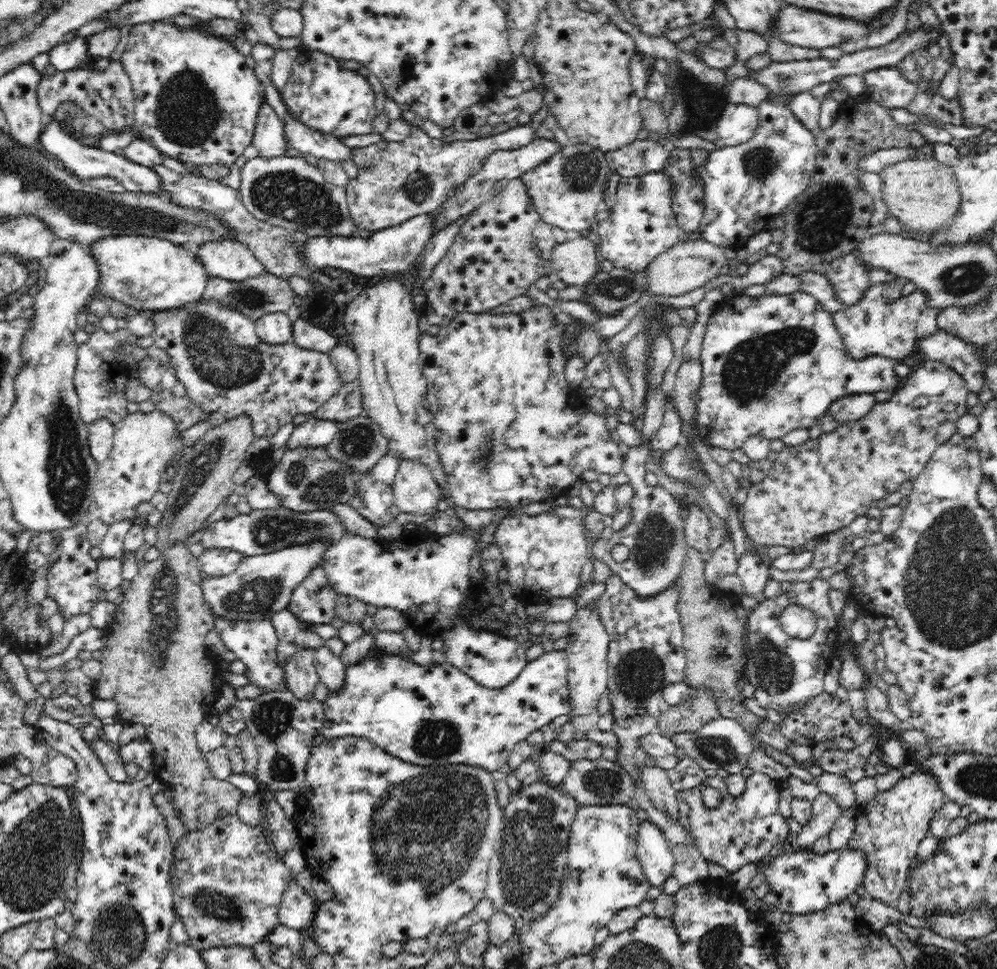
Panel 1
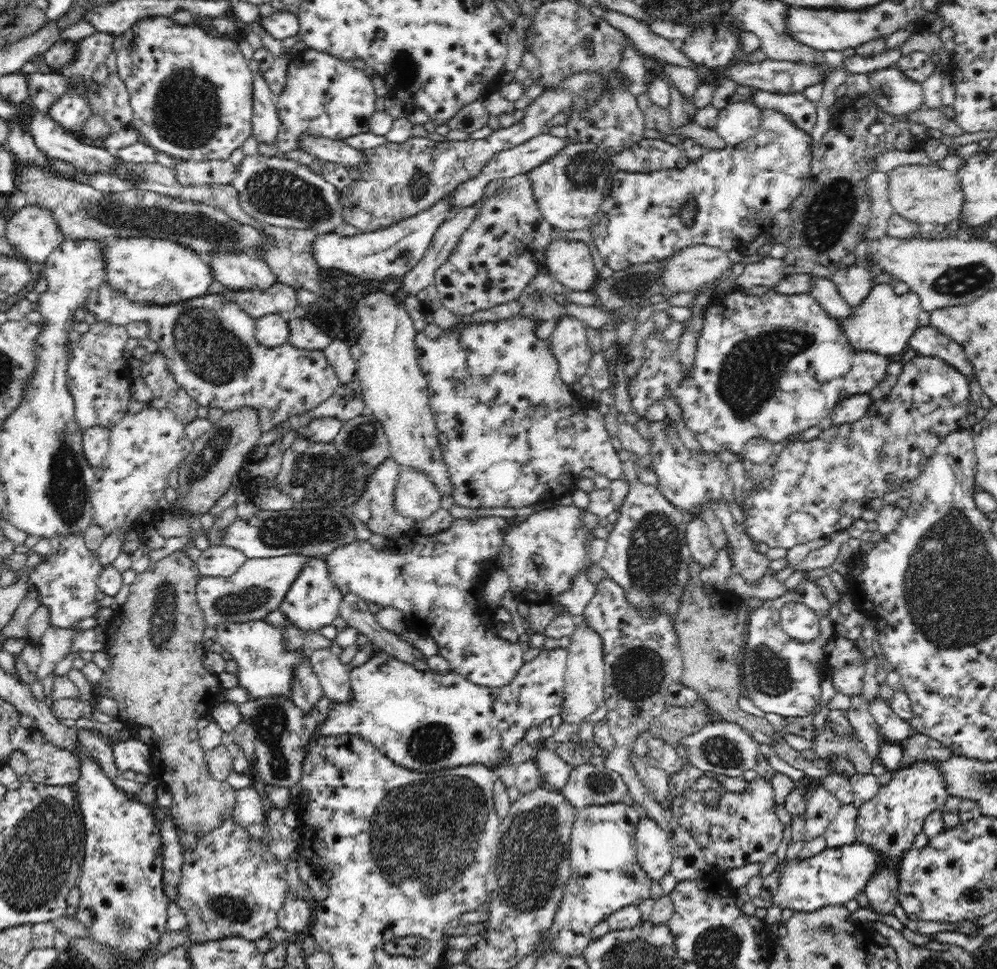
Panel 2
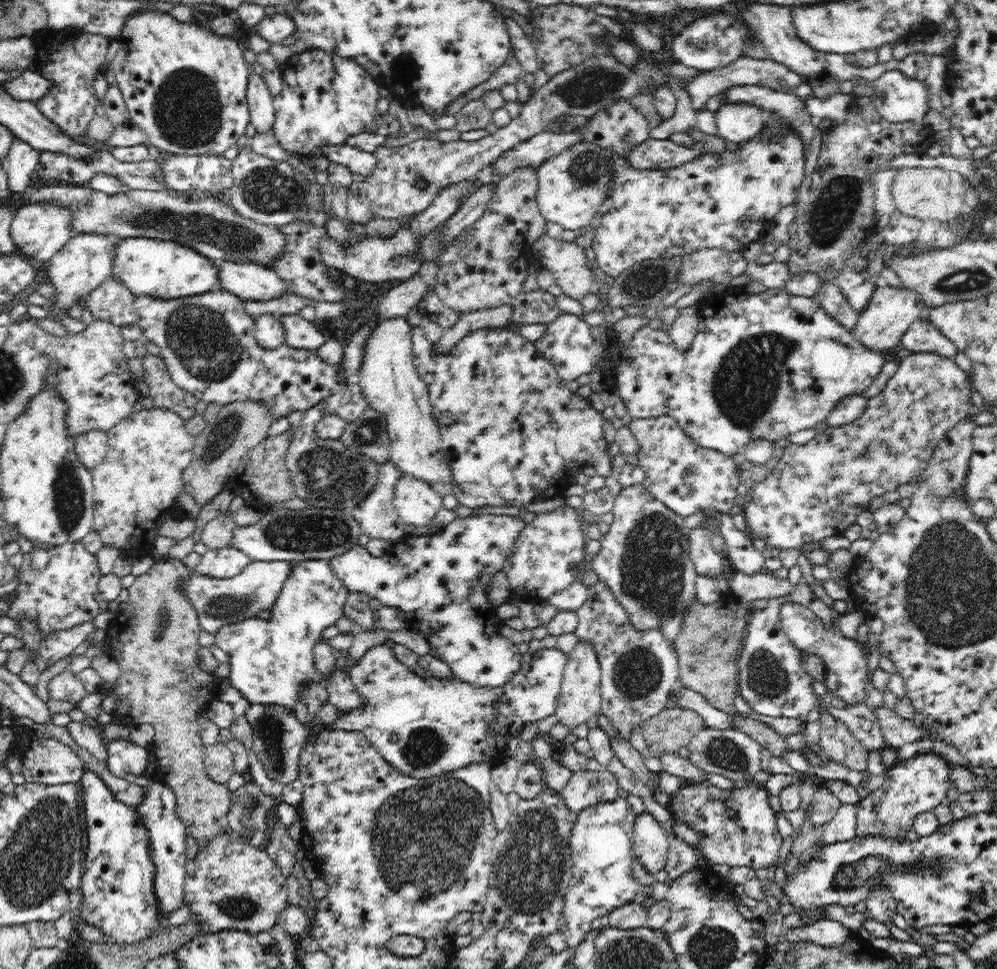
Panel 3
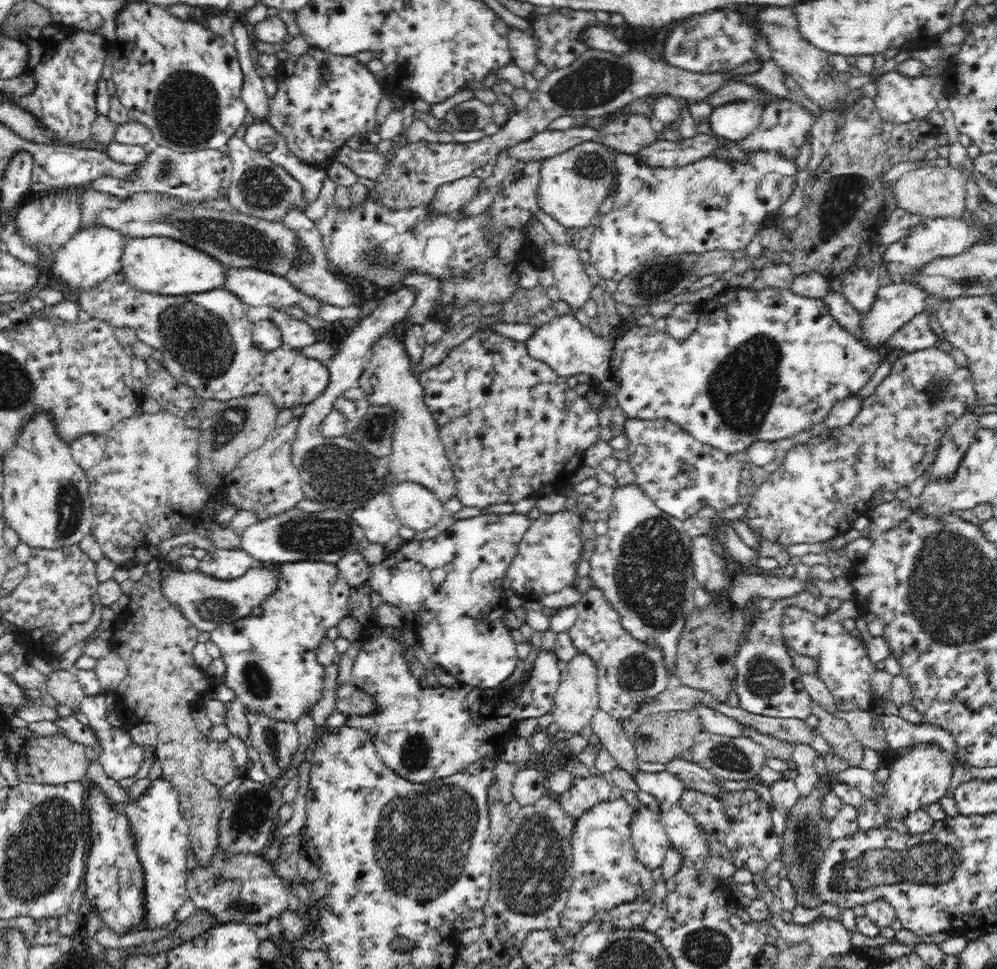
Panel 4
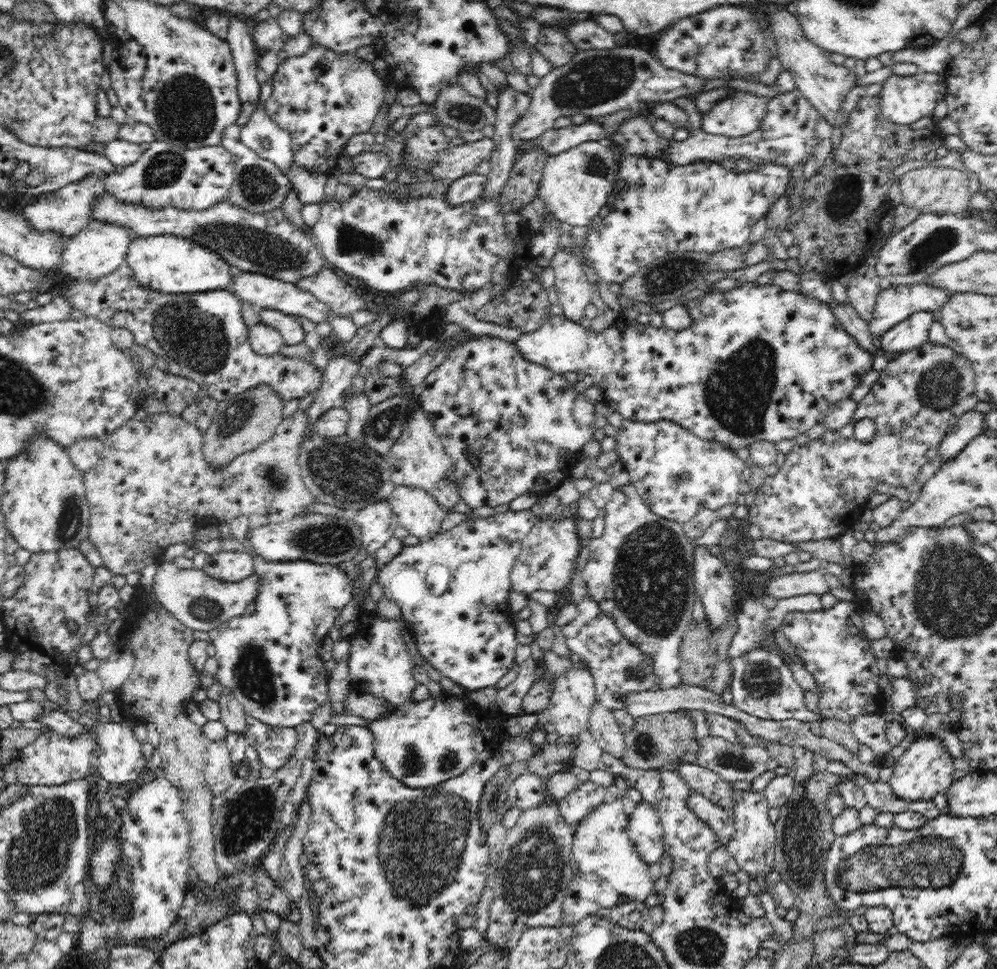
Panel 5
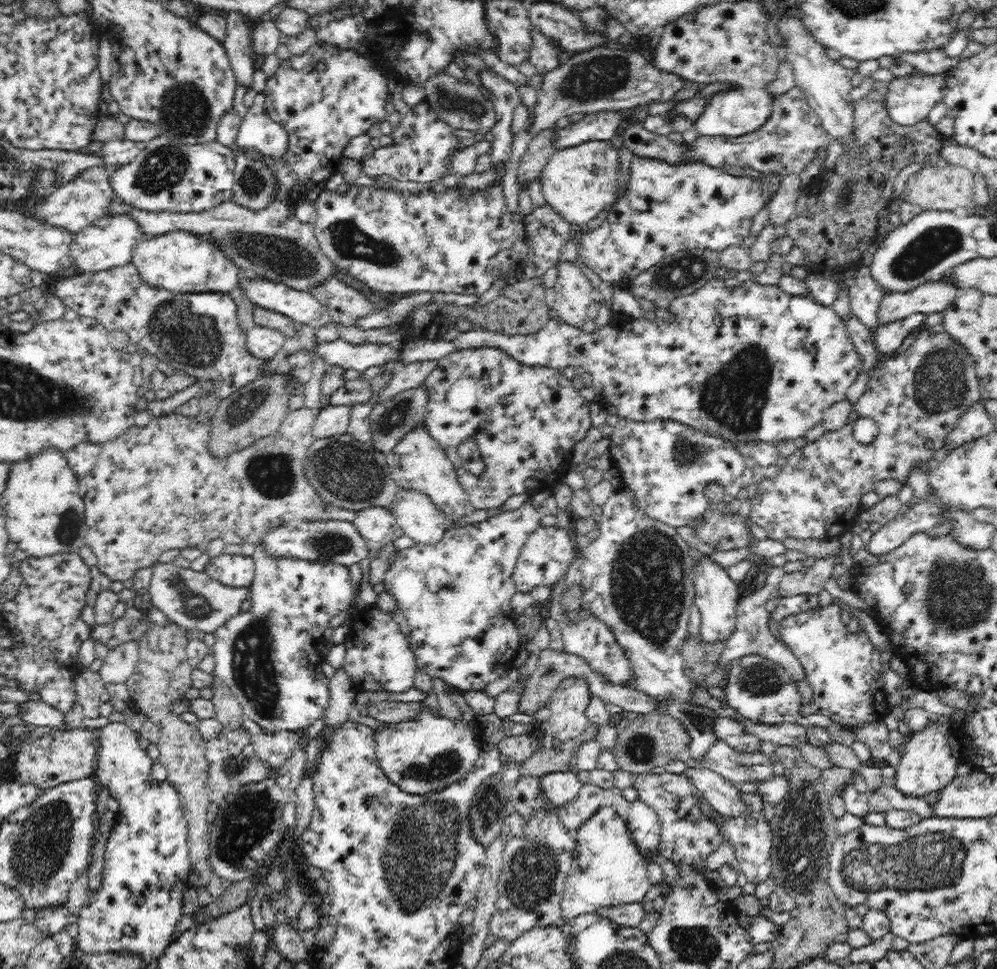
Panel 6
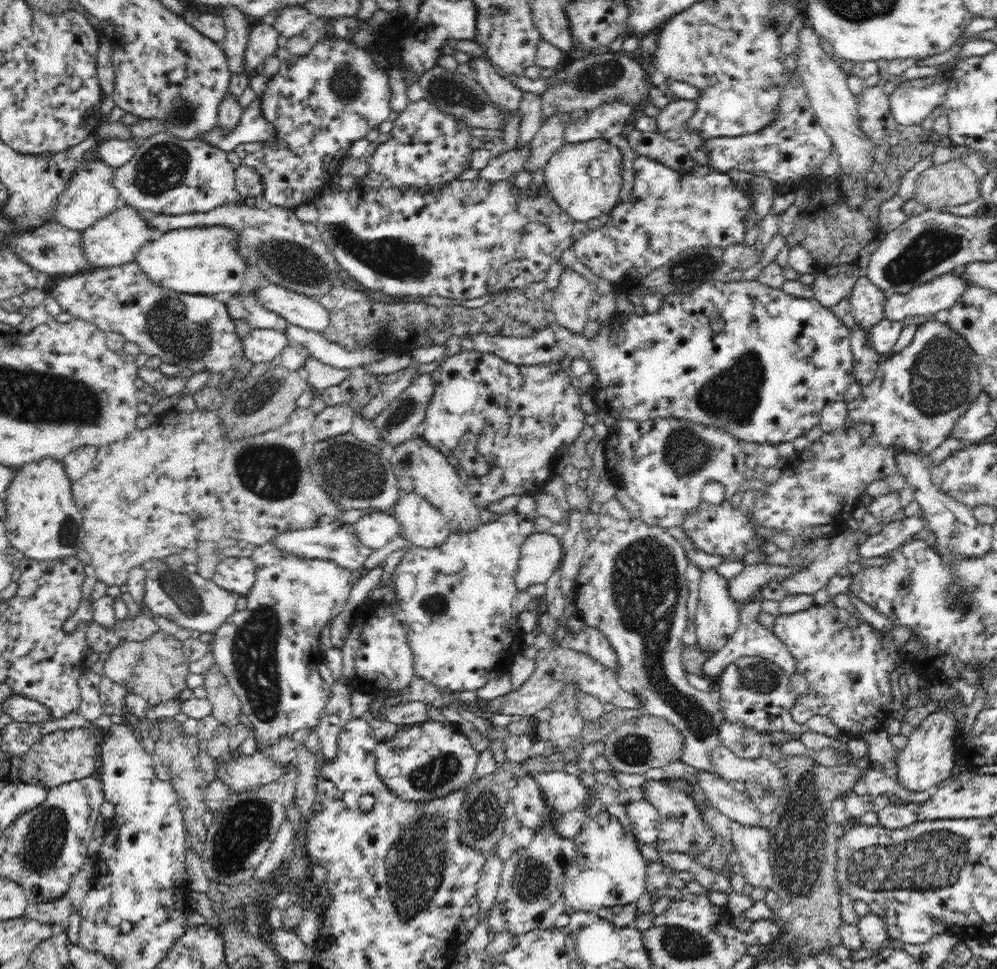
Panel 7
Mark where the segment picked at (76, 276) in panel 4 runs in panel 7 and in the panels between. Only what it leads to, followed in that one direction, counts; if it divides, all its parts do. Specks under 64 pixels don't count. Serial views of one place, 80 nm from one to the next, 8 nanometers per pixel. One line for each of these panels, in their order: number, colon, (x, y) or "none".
5: (100, 248)
6: (108, 242)
7: (113, 241)

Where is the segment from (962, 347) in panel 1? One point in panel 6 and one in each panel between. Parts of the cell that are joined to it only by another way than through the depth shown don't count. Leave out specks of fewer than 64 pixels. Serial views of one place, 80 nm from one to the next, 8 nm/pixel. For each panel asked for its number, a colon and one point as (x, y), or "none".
2: (926, 340)
3: (921, 335)
4: (916, 334)
5: (912, 332)
6: (888, 337)

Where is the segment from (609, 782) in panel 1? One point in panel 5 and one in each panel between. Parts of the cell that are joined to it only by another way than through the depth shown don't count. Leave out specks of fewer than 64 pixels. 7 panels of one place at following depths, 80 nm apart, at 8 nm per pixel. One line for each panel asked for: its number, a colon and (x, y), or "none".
2: (587, 785)
3: (586, 788)
4: (586, 792)
5: (573, 808)

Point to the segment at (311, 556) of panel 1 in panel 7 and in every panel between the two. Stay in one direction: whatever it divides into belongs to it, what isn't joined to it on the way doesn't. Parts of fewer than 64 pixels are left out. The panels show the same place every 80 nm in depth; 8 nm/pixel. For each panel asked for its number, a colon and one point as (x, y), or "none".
2: (258, 586)
3: (226, 601)
4: (207, 602)
5: (202, 603)
6: (192, 600)
7: (187, 599)

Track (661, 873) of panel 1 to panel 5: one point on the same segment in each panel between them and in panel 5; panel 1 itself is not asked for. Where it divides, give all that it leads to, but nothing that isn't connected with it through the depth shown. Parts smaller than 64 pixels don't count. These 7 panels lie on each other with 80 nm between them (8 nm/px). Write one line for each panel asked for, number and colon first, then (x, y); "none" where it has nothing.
2: (652, 845)
3: (650, 843)
4: (650, 842)
5: (645, 831)

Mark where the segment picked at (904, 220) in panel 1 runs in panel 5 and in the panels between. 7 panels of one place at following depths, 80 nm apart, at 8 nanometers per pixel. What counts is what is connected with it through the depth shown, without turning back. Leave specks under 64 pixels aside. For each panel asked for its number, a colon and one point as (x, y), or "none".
2: (924, 194)
3: (934, 193)
4: (935, 191)
5: (930, 189)

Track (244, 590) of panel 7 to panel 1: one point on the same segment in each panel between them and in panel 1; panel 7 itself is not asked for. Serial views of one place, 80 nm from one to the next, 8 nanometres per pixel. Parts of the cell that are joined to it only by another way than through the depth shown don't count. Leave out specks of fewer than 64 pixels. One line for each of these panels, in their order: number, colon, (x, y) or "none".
1: (215, 562)
2: (218, 561)
3: (226, 562)
4: (223, 564)
5: (233, 567)
6: (238, 571)

